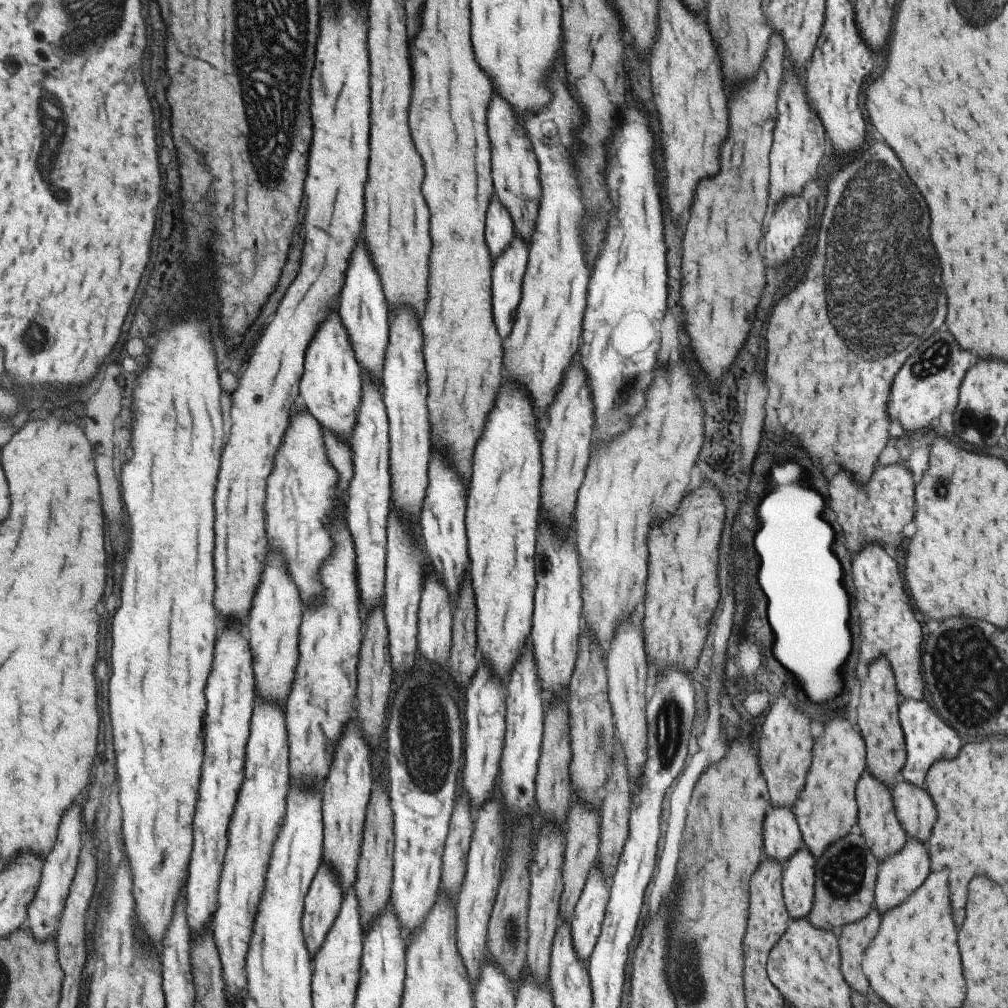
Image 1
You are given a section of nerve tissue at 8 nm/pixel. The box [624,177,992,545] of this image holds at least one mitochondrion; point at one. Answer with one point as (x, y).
(935, 359)

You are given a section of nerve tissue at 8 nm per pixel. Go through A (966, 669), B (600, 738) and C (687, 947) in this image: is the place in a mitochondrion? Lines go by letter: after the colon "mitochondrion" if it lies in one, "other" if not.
A: mitochondrion
B: mitochondrion
C: mitochondrion

